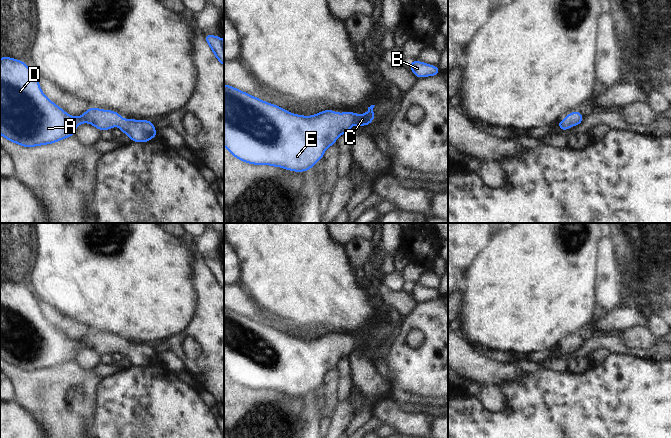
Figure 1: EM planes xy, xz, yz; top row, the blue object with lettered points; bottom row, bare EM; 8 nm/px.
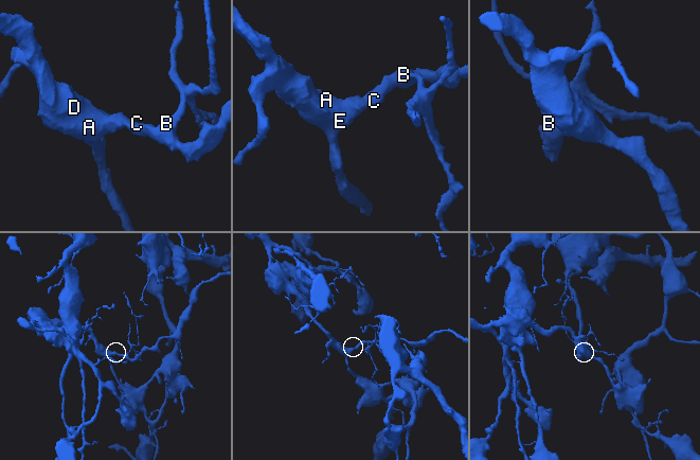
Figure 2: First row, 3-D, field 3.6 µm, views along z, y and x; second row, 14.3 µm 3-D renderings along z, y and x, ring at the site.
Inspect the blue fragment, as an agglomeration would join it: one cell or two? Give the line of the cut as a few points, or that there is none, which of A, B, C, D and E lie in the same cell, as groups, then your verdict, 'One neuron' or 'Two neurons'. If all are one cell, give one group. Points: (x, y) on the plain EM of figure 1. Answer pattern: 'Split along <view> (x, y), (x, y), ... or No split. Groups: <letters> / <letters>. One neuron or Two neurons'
No split. Groups: A B C D E. One neuron

